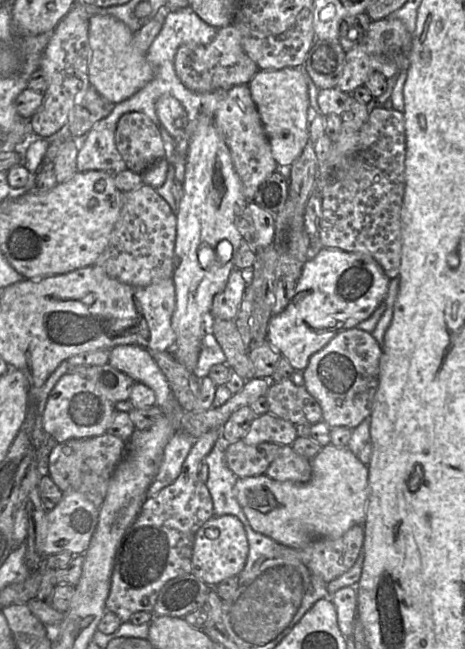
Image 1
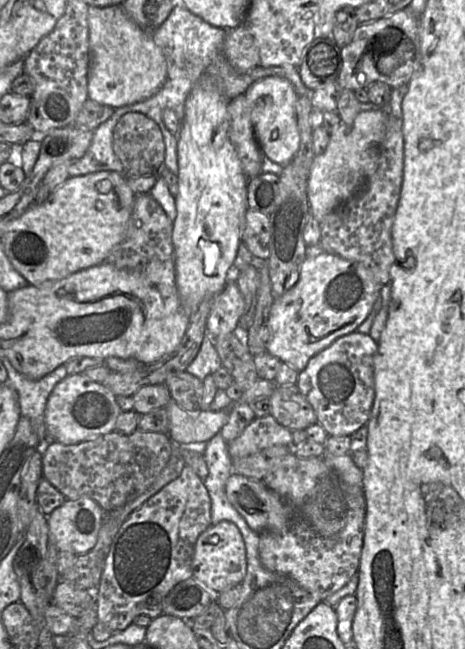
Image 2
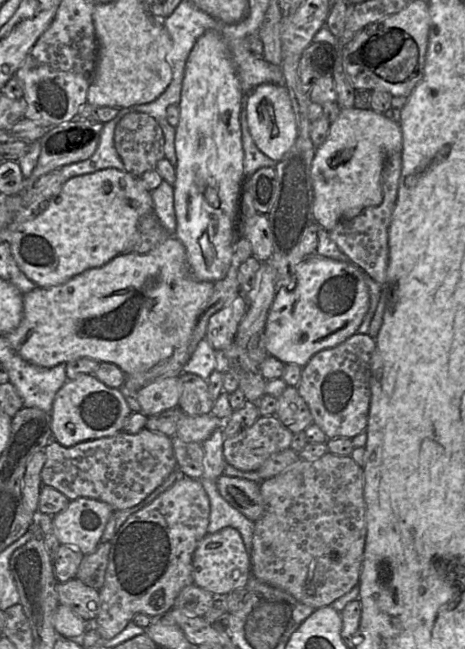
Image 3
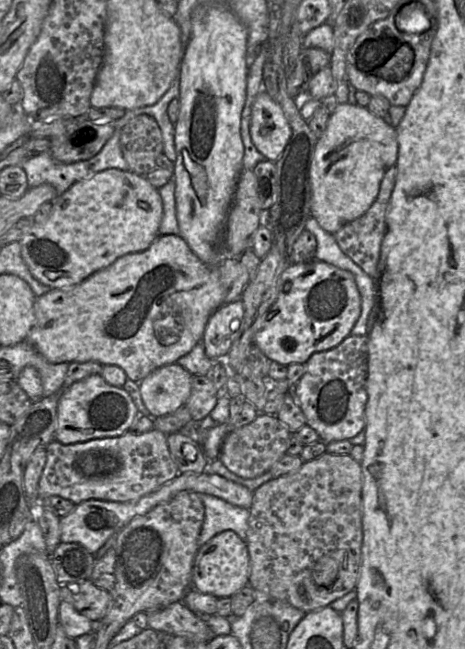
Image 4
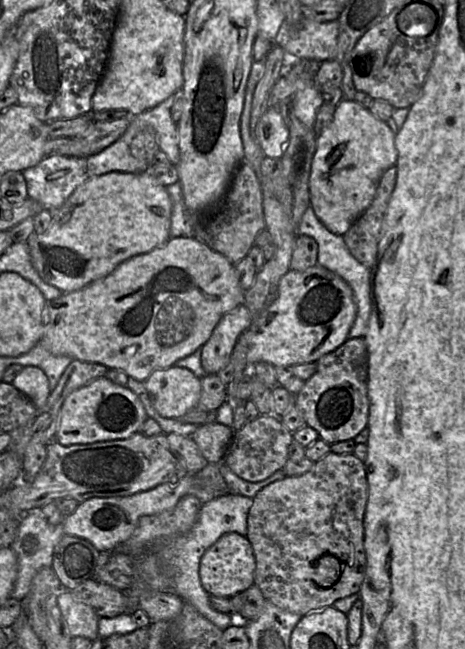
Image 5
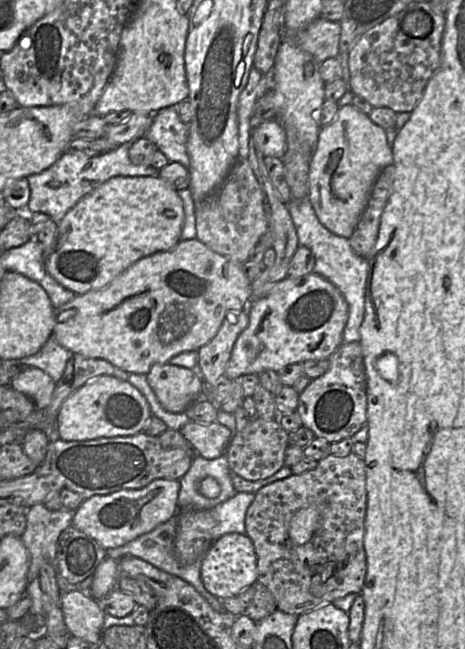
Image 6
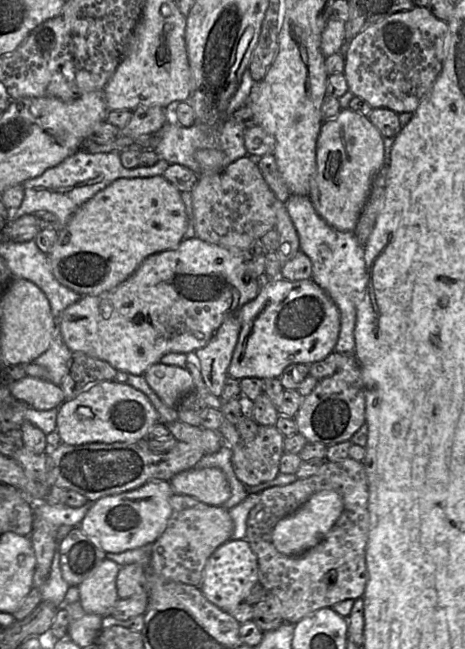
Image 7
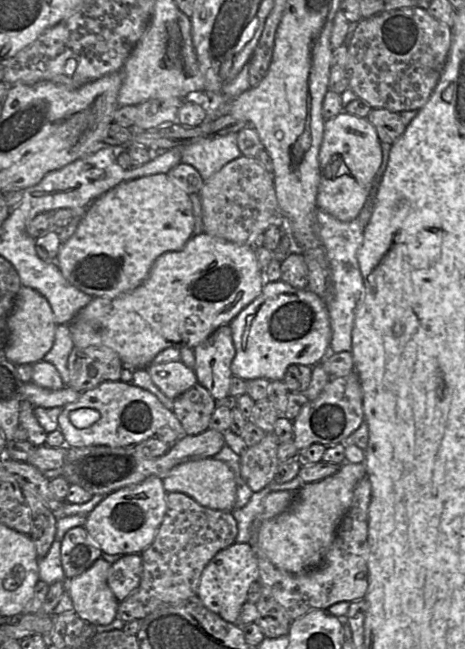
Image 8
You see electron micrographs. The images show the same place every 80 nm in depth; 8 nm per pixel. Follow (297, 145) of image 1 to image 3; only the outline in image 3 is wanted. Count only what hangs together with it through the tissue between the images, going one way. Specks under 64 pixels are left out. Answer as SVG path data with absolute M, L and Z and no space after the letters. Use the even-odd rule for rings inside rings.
M263 83L246 94L247 124L253 141L263 154L279 162L294 145L298 128L285 85Z

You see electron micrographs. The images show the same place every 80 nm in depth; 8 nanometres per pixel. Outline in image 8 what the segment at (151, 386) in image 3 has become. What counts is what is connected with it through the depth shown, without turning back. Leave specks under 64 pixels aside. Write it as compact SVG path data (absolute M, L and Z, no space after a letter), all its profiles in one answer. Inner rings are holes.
M182 362L151 363L146 368L153 383L169 399L174 400L197 383L192 369Z

